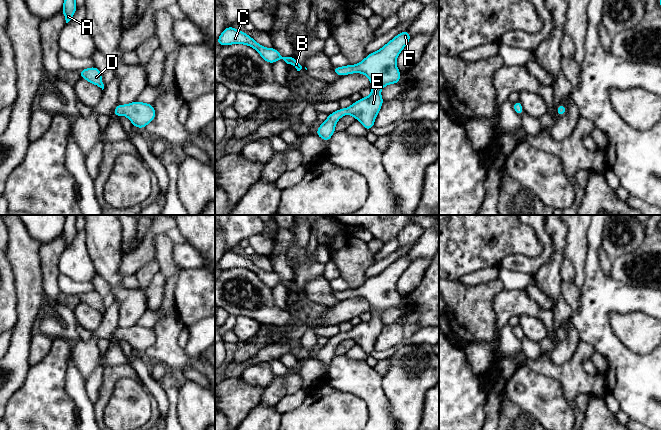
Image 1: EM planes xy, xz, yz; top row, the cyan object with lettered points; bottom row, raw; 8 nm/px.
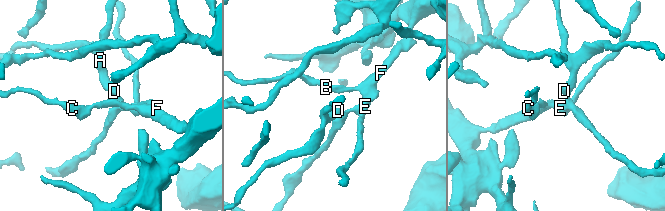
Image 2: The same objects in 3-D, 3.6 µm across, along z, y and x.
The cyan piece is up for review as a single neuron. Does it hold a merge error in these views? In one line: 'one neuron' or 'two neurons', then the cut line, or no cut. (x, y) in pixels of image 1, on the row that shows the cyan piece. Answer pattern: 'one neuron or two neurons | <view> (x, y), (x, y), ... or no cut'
one neuron | no cut

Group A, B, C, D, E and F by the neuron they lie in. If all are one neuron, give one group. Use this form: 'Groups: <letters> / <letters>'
Groups: A B C D E F

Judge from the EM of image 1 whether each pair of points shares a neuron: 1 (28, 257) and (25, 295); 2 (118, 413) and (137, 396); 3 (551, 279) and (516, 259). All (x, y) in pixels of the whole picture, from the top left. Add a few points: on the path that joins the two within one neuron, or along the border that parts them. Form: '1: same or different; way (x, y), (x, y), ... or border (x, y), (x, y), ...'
1: same; way (27, 266), (27, 286)
2: same; way (123, 410), (132, 401)
3: different; border (552, 252), (552, 255), (533, 275)

